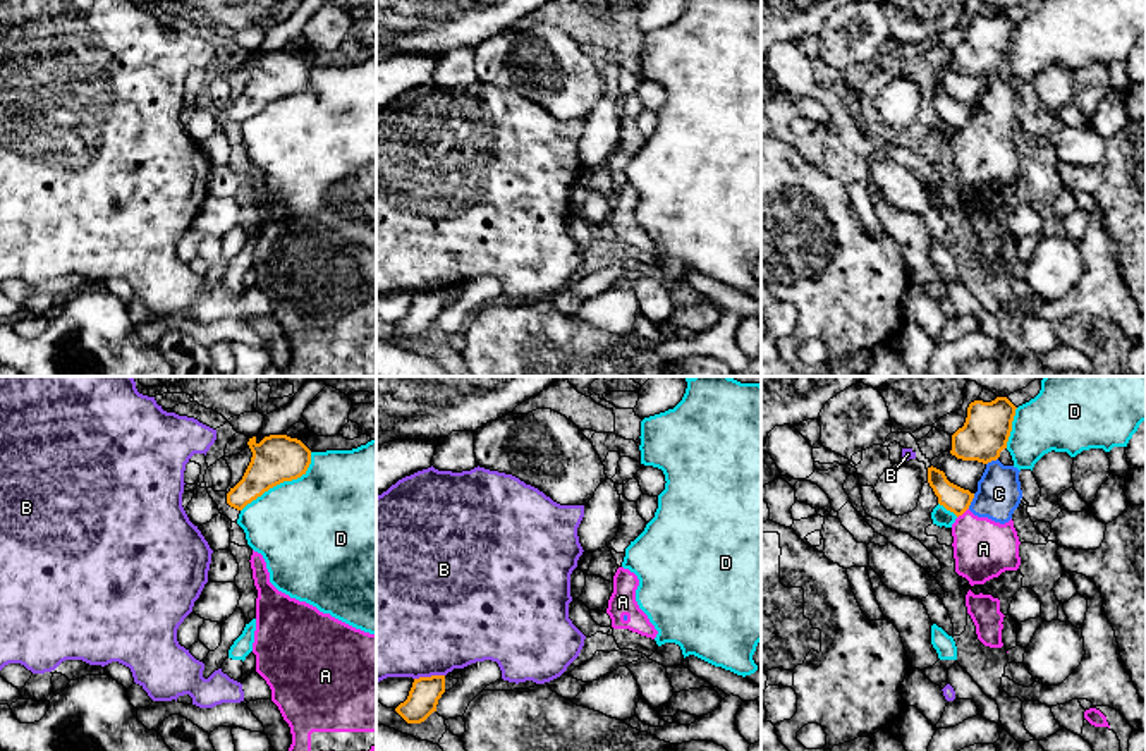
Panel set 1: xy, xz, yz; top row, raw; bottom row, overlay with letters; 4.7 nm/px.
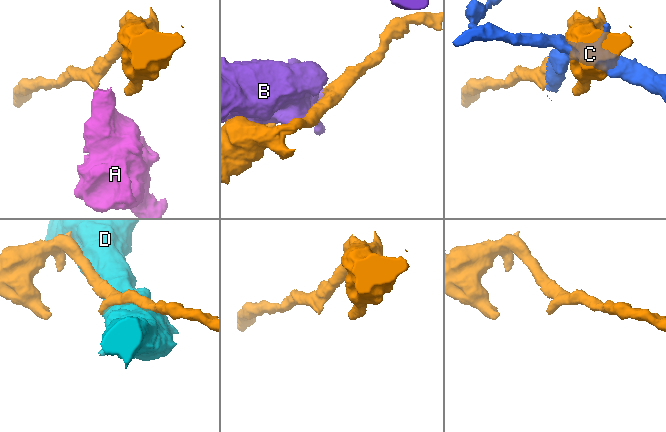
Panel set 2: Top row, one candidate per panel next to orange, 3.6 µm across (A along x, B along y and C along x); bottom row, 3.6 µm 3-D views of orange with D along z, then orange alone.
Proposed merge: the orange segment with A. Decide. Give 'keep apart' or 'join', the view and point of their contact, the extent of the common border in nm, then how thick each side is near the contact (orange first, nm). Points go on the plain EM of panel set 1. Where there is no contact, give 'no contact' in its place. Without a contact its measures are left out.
keep apart; contact yz (963, 128); length 80 nm; calibres 120 and 280 nm

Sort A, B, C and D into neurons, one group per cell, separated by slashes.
A C / B / D

